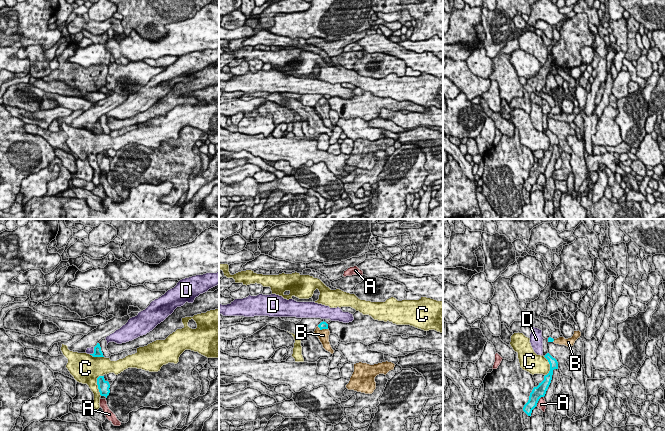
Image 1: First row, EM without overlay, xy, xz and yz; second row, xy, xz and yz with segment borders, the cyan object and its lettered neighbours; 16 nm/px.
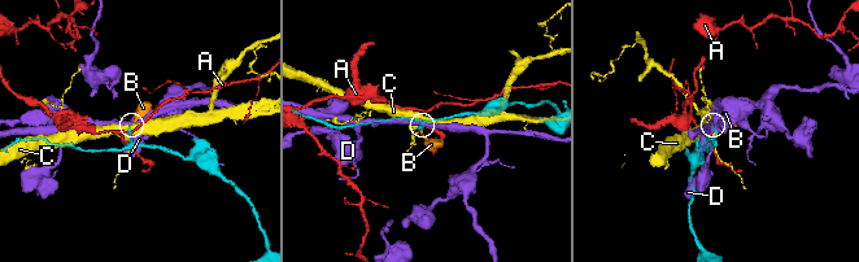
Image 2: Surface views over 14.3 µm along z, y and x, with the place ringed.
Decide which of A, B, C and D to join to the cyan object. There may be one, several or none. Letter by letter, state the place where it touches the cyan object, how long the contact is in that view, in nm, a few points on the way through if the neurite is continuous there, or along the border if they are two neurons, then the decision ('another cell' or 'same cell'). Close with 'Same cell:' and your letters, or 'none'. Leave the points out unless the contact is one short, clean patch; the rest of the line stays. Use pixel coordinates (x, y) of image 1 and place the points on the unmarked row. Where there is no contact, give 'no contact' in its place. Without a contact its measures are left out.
A: contact yz (538, 176); length 200 nm; border yz (543, 172), (536, 181); another cell
B: contact xz (322, 104); length 180 nm; way xz (323, 101), (322, 104), (323, 111); same cell
C: contact xy (97, 160); length 340 nm; another cell
D: contact xy (94, 127); length 140 nm; another cell
Same cell: B

